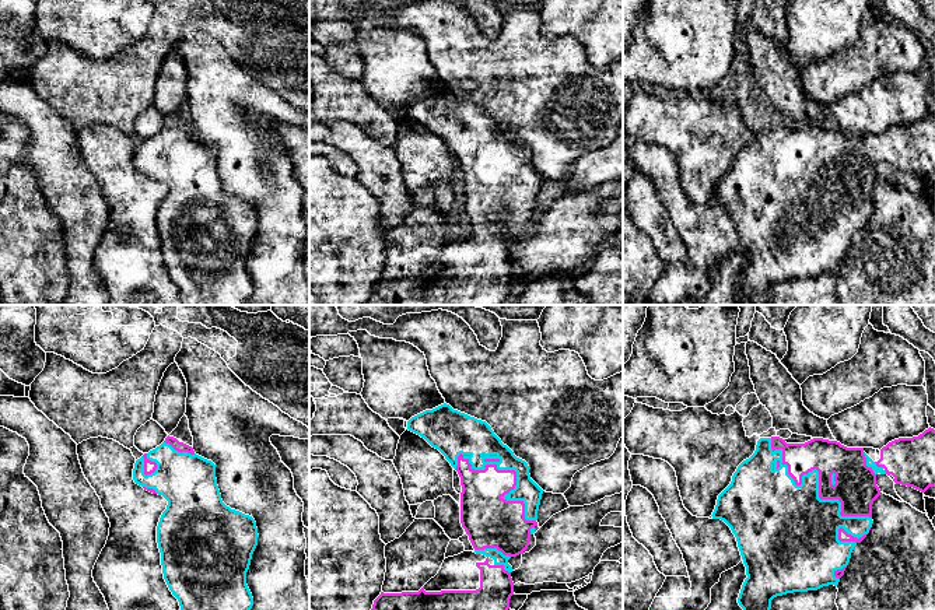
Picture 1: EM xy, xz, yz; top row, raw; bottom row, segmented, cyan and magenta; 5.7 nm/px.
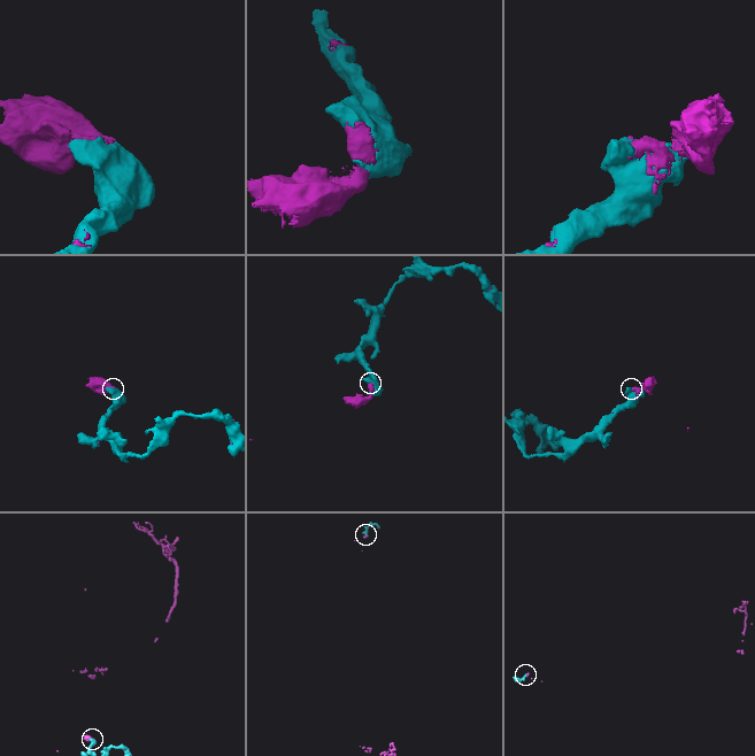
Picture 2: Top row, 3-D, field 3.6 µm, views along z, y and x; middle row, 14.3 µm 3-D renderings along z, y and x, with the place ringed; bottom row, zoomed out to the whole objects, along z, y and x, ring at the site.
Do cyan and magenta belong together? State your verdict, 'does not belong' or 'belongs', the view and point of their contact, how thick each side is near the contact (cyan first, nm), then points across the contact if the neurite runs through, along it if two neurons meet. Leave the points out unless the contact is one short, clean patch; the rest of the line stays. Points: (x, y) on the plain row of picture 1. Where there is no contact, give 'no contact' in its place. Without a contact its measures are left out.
belongs | xz (517, 164) | 140/240 nm

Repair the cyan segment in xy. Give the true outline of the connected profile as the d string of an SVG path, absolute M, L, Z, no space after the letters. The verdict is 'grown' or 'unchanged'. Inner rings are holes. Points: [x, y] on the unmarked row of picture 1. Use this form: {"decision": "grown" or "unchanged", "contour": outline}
{"decision": "grown", "contour": "M168 122L160 133L136 147L133 166L168 187L157 213L157 229L164 266L179 288L182 304L245 305L253 292L246 259L259 221L252 203L223 189L216 151Z"}

